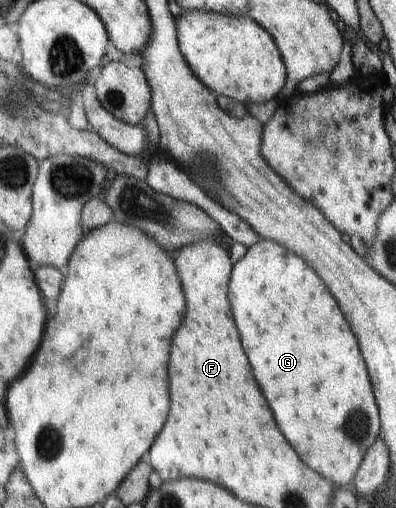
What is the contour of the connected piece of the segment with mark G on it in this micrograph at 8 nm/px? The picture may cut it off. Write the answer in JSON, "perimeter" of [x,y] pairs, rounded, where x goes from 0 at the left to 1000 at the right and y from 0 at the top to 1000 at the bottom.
{"perimeter":[[[664,469],[649,480],[634,484],[634,488],[626,488],[614,508],[586,524],[576,575],[578,602],[583,602],[583,614],[598,650],[609,657],[614,689],[619,689],[619,697],[629,705],[629,717],[634,717],[634,728],[639,728],[639,740],[644,740],[644,752],[649,752],[664,783],[674,787],[674,795],[679,795],[679,803],[689,811],[689,823],[699,831],[699,843],[725,862],[725,870],[740,878],[740,886],[745,886],[750,898],[765,907],[765,913],[773,913],[785,925],[793,925],[801,933],[833,947],[848,963],[886,959],[891,941],[902,933],[902,925],[907,925],[907,917],[912,917],[927,886],[942,878],[942,870],[960,858],[960,815],[957,803],[952,803],[952,791],[947,791],[947,780],[942,780],[937,752],[932,752],[929,726],[919,715],[917,701],[912,701],[907,675],[876,628],[866,622],[856,602],[851,602],[851,593],[836,583],[816,551],[806,547],[806,541],[765,508],[755,508],[740,496],[725,492],[720,484]]]}

